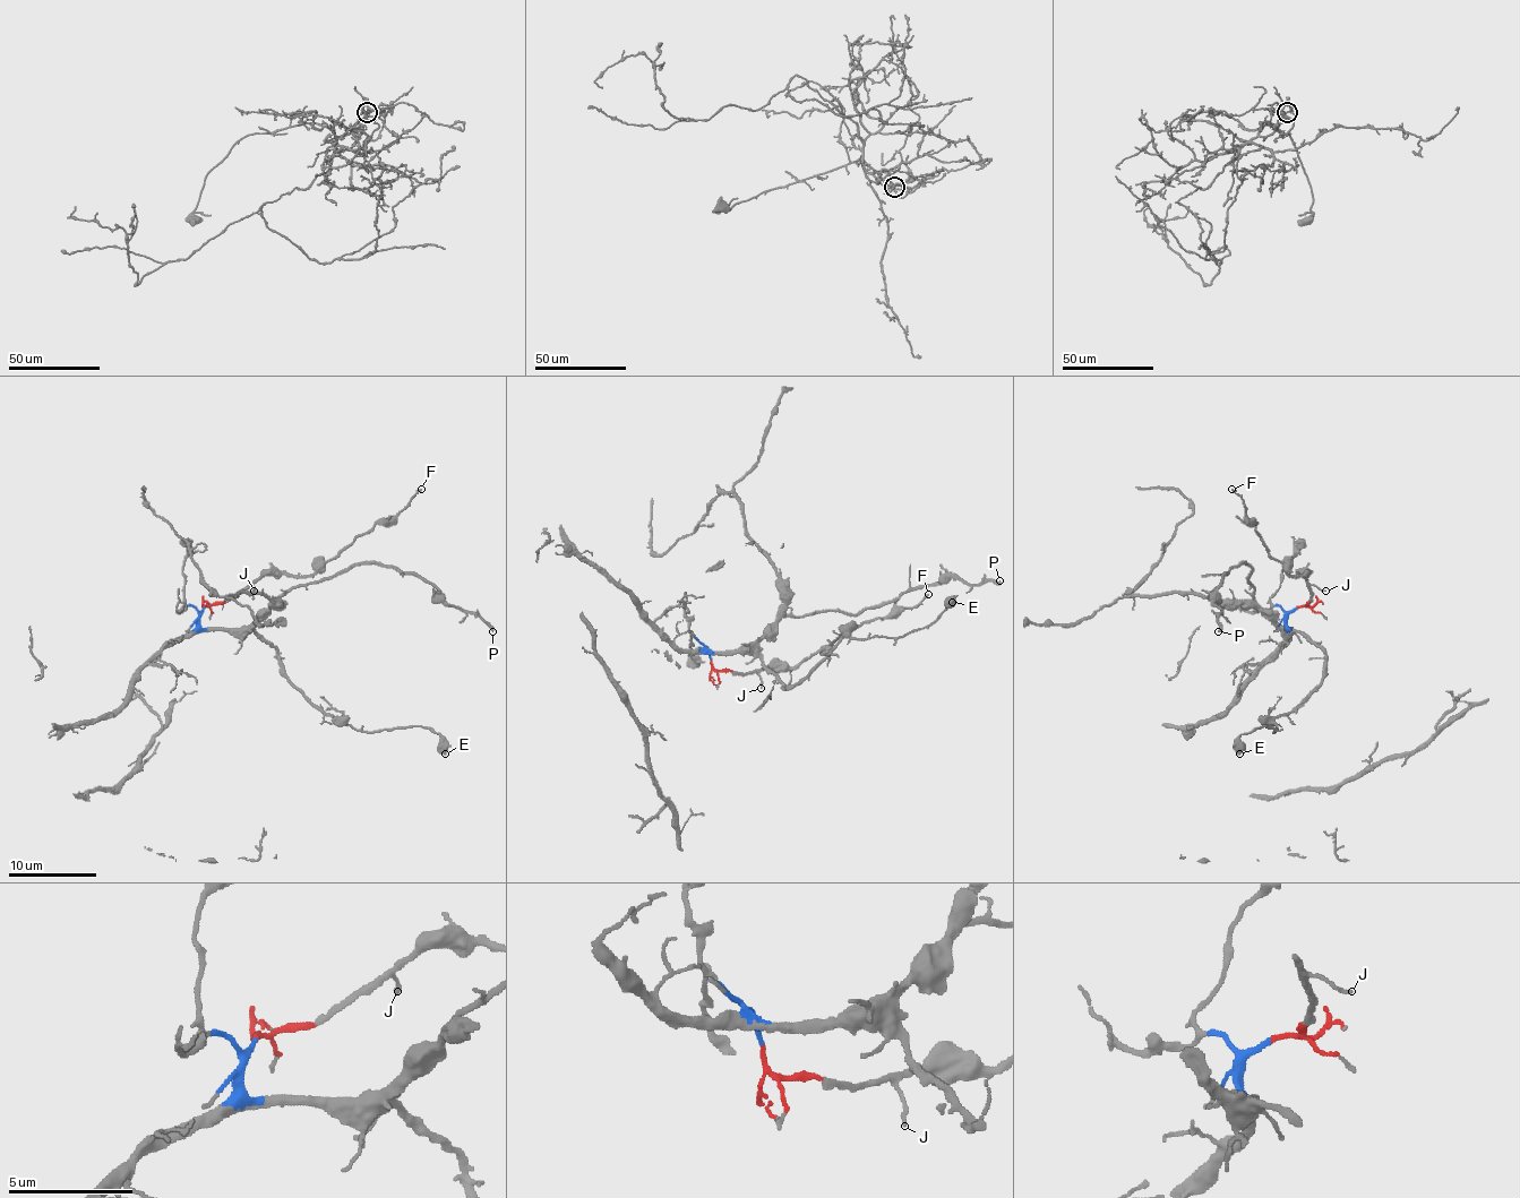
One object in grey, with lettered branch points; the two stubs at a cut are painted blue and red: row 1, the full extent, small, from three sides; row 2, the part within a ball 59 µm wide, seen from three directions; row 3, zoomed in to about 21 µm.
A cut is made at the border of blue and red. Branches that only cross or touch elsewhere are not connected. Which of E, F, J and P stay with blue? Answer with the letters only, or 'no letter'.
E, P

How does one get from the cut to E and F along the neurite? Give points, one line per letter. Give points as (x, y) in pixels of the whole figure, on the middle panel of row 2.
E: (711, 657), (709, 648), (750, 651), (786, 686), (795, 686), (843, 638), (903, 638), (927, 627), (952, 602)
F: (711, 660), (720, 671), (737, 673), (799, 666), (843, 634), (896, 615), (903, 609), (911, 609), (927, 594)

